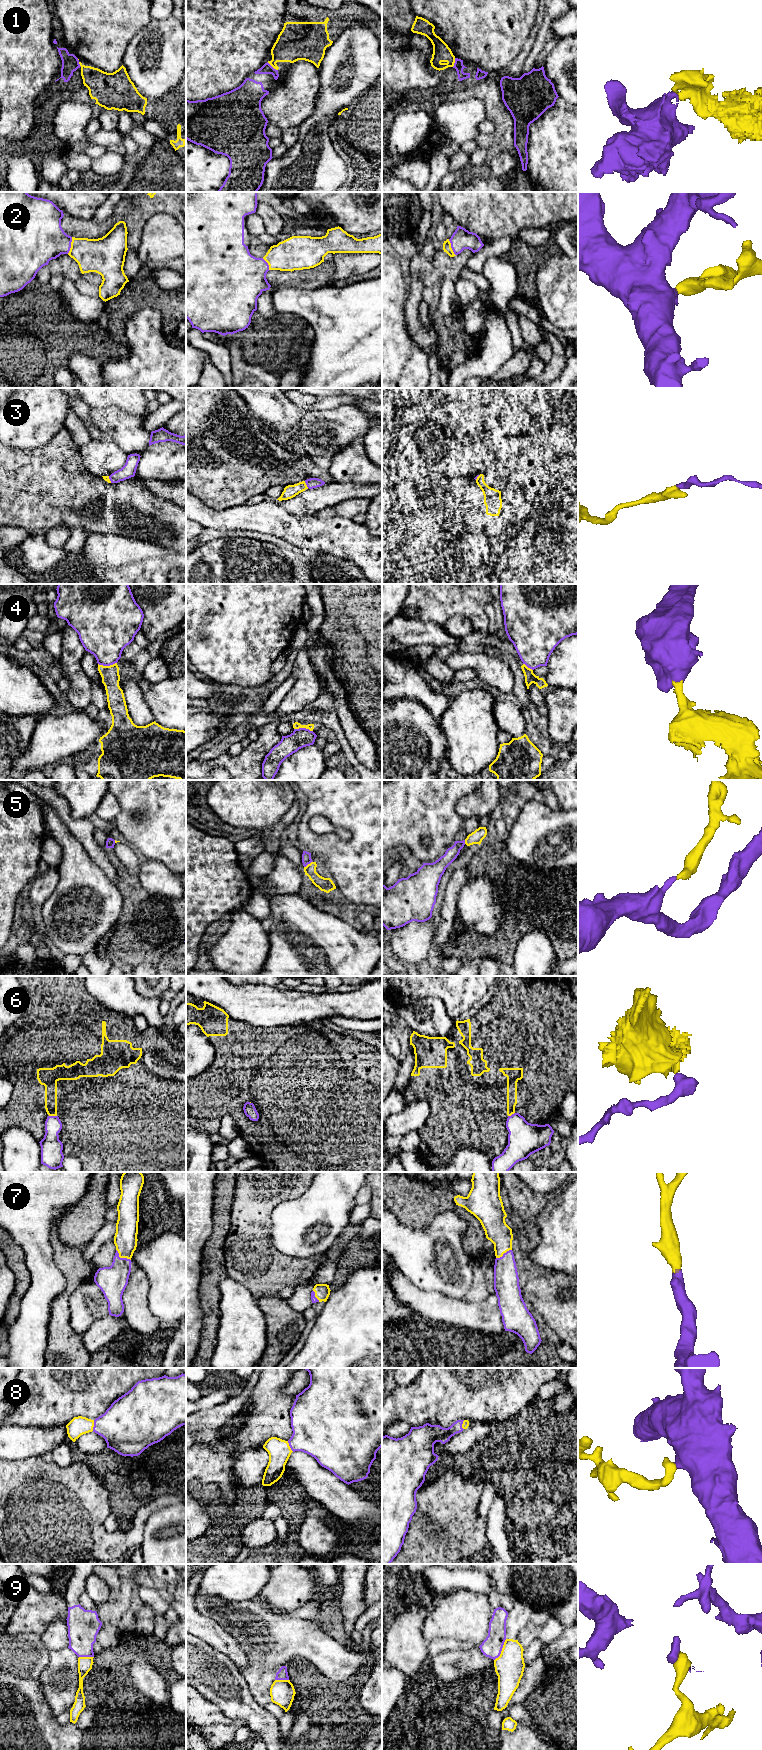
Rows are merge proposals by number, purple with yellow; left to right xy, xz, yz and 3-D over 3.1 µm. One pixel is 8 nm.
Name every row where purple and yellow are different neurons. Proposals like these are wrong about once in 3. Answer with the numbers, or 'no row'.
1, 4, 5, 6

